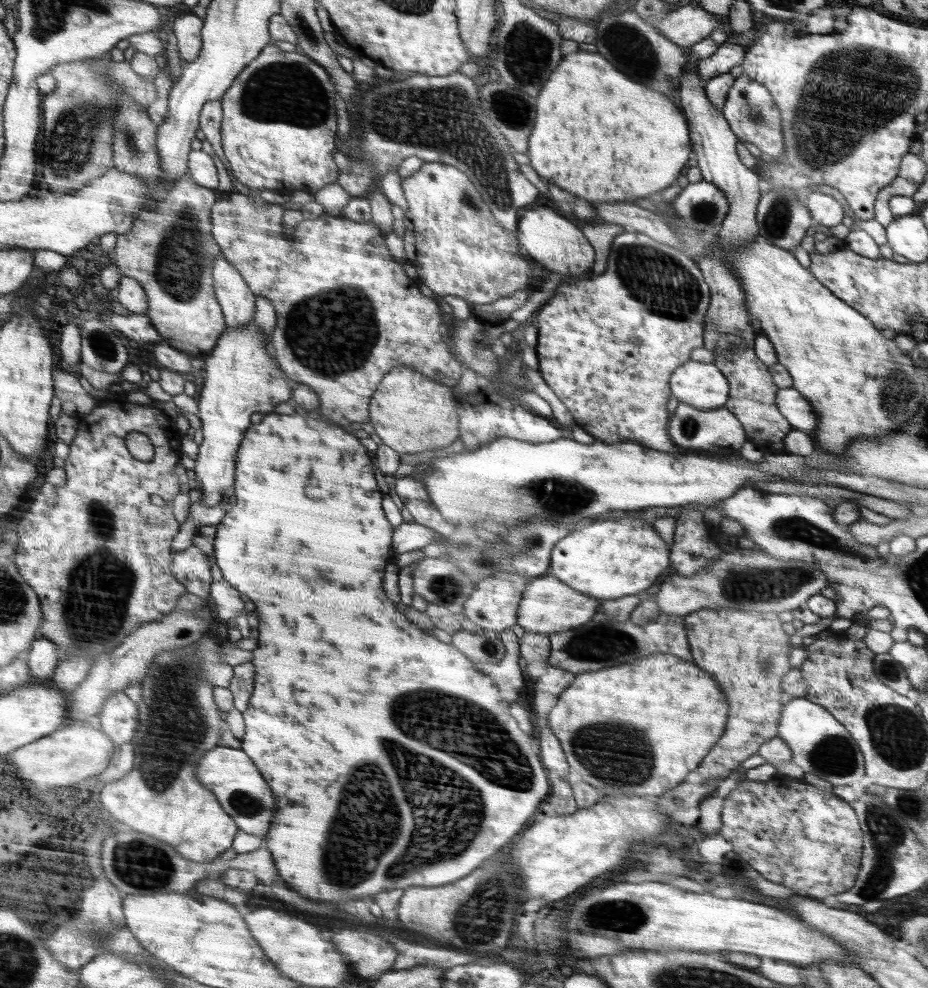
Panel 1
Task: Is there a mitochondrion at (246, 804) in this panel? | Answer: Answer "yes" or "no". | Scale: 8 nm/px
yes

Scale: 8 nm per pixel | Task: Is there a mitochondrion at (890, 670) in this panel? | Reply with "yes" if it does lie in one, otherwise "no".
yes

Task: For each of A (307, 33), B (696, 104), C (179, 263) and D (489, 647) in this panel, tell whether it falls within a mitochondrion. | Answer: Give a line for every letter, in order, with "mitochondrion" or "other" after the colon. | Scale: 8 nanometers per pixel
A: mitochondrion
B: other
C: mitochondrion
D: mitochondrion

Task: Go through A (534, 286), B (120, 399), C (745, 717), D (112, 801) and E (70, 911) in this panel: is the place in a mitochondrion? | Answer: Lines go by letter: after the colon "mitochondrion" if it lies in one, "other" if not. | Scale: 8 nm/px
A: other
B: other
C: other
D: other
E: other

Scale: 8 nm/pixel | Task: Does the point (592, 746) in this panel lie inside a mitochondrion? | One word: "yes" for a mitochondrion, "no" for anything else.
yes

